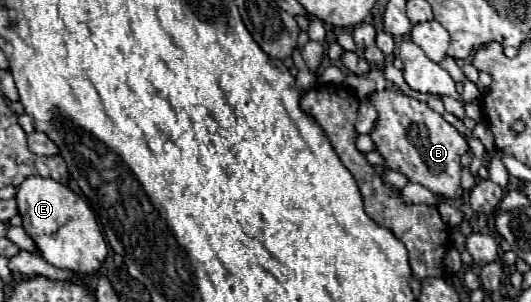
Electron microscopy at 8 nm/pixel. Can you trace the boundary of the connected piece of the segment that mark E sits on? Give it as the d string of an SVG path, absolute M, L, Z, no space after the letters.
M28 177L16 193L16 203L24 221L22 227L36 243L38 255L42 259L58 269L72 273L88 275L100 269L108 255L108 245L102 237L92 209L72 189L54 179Z

